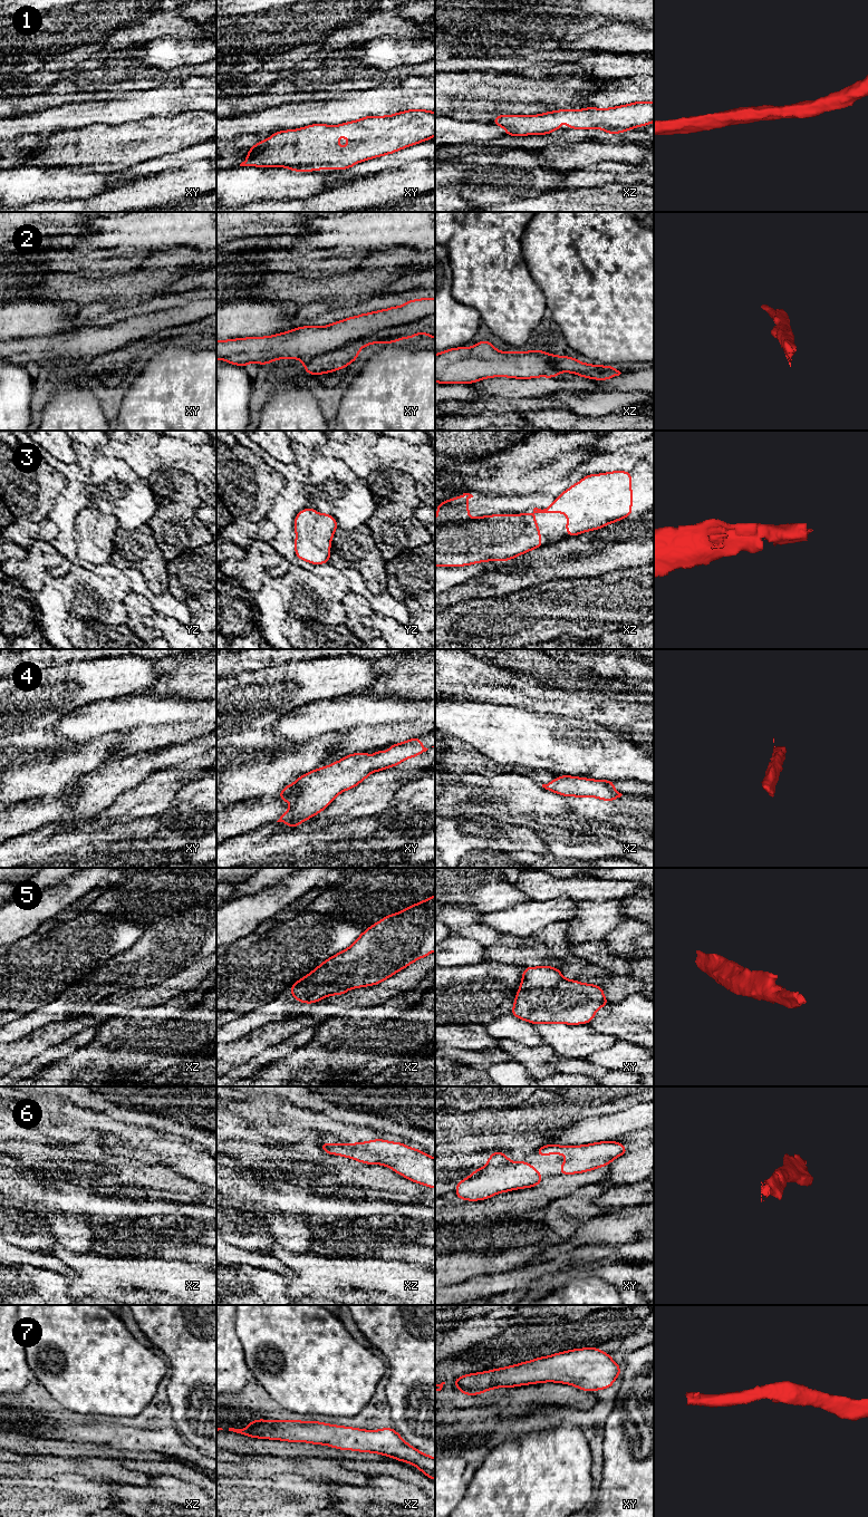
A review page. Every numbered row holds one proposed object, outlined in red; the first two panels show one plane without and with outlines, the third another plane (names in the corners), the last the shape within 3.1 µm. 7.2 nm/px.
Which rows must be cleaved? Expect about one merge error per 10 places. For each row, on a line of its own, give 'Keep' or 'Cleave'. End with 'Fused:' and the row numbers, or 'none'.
1: Keep
2: Cleave
3: Keep
4: Keep
5: Keep
6: Keep
7: Keep
Fused: 2

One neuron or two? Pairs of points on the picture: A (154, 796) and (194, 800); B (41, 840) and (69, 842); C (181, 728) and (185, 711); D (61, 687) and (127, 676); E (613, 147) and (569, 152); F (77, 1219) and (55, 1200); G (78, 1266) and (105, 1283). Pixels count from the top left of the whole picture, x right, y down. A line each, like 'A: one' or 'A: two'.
A: two
B: one
C: two
D: one
E: one
F: two
G: one

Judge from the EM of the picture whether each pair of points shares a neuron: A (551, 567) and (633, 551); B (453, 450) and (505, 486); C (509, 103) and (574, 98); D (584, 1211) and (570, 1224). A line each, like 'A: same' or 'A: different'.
A: same
B: different
C: same
D: same

